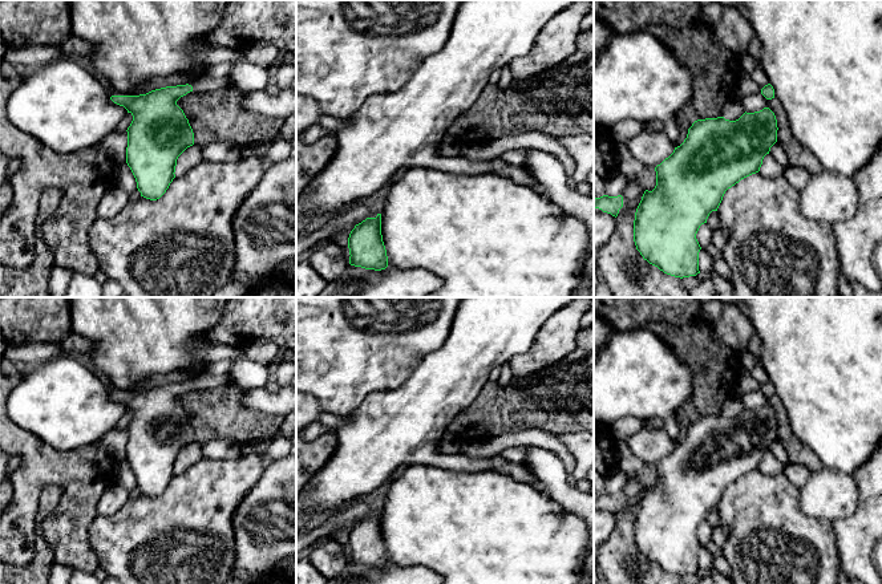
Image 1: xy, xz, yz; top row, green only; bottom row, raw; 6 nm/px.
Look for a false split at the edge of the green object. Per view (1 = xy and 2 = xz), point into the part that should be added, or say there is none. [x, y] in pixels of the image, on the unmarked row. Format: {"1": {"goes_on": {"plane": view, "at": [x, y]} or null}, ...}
{"1": {"goes_on": {"plane": "xy", "at": [203, 382]}}, "2": {"goes_on": null}}

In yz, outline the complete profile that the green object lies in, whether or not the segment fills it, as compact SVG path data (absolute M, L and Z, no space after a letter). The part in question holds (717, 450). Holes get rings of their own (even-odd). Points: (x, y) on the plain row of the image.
M764 405L762 407L754 409L754 410L745 409L736 418L729 418L729 417L725 417L724 414L695 418L692 423L688 426L688 431L684 439L680 443L675 445L673 450L655 465L656 483L652 488L648 488L648 487L644 488L642 498L636 506L635 518L634 518L634 539L635 539L636 547L640 549L643 556L647 557L650 561L658 564L664 571L675 573L675 575L683 576L683 575L696 573L697 571L700 571L699 549L701 544L696 536L696 531L700 523L707 520L707 516L712 508L717 508L723 498L723 494L728 486L739 480L741 476L760 469L764 454L769 451L770 445L777 439L777 427L778 425L777 425L776 413L769 405Z

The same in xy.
M228 374L201 376L186 382L166 384L139 393L112 393L133 413L128 425L126 461L141 494L157 498L175 475L178 454L194 442L194 430L177 398L194 390L219 388Z

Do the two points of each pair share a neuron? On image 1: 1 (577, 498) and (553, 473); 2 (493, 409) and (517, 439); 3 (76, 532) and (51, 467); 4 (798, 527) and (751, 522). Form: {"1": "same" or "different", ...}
{"1": "same", "2": "different", "3": "same", "4": "same"}

